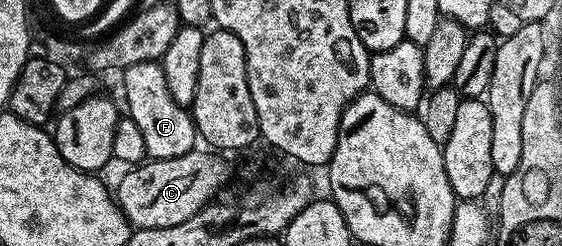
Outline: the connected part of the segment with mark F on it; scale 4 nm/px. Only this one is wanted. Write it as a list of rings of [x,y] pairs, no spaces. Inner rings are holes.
[[[138,62],[123,69],[122,76],[124,100],[128,103],[126,114],[134,118],[134,123],[141,128],[148,156],[154,160],[165,160],[193,151],[198,144],[198,133],[192,113],[185,105],[174,102],[174,94],[170,94],[170,86],[166,86],[166,74],[159,62]]]

